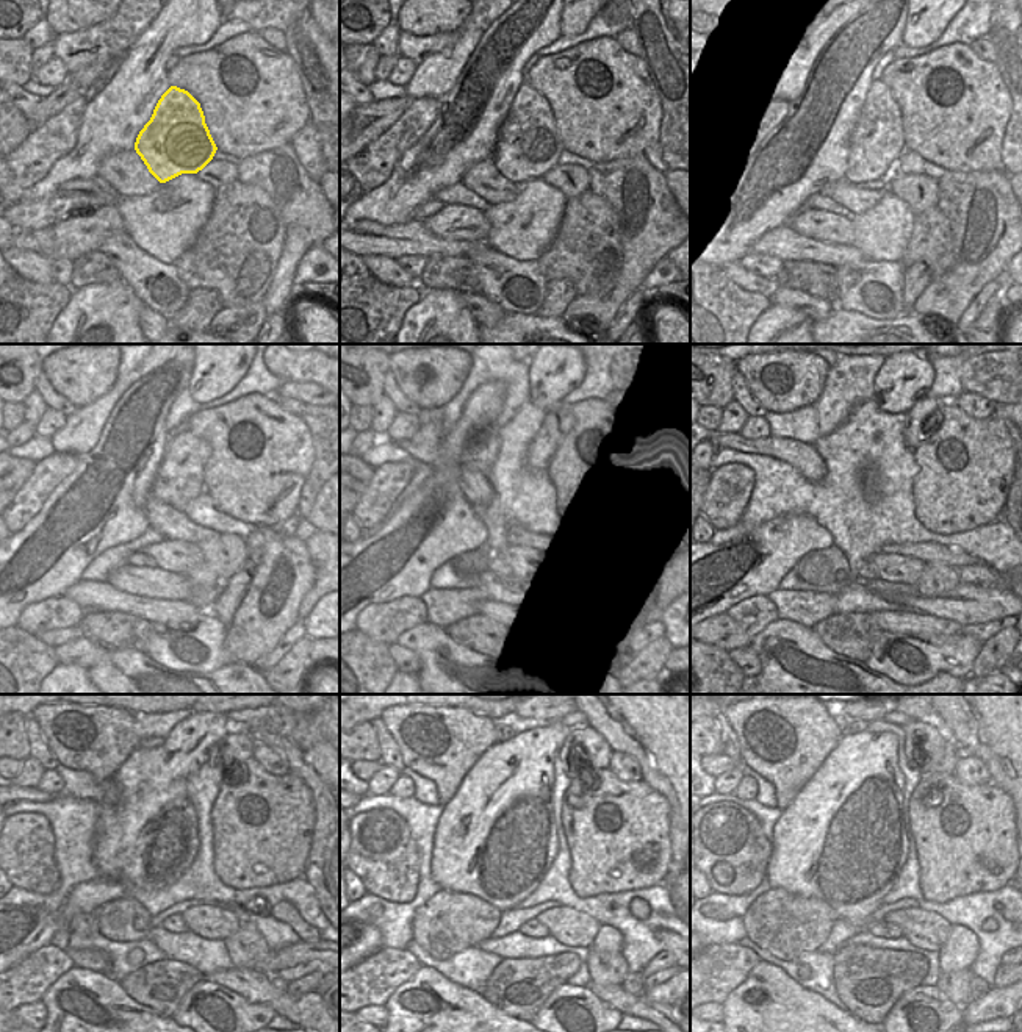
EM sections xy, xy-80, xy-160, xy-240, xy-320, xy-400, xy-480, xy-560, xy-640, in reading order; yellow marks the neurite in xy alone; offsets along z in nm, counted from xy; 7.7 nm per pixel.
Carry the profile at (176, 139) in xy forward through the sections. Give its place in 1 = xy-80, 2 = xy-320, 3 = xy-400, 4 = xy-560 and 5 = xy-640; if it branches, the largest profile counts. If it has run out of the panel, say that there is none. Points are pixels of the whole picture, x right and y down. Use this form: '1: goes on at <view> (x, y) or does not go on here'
1: goes on at xy-80 (529, 146)
2: goes on at xy-320 (548, 440)
3: goes on at xy-400 (916, 416)
4: goes on at xy-560 (572, 759)
5: goes on at xy-640 (913, 729)

